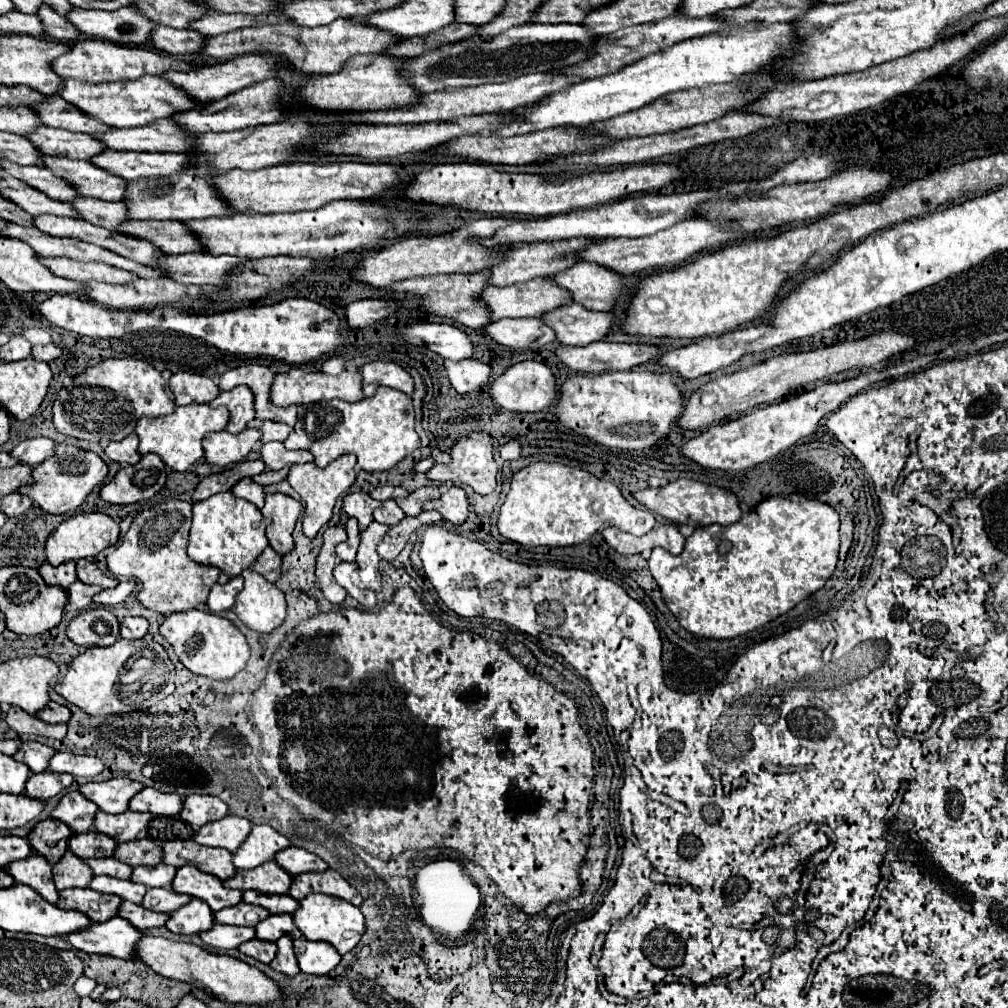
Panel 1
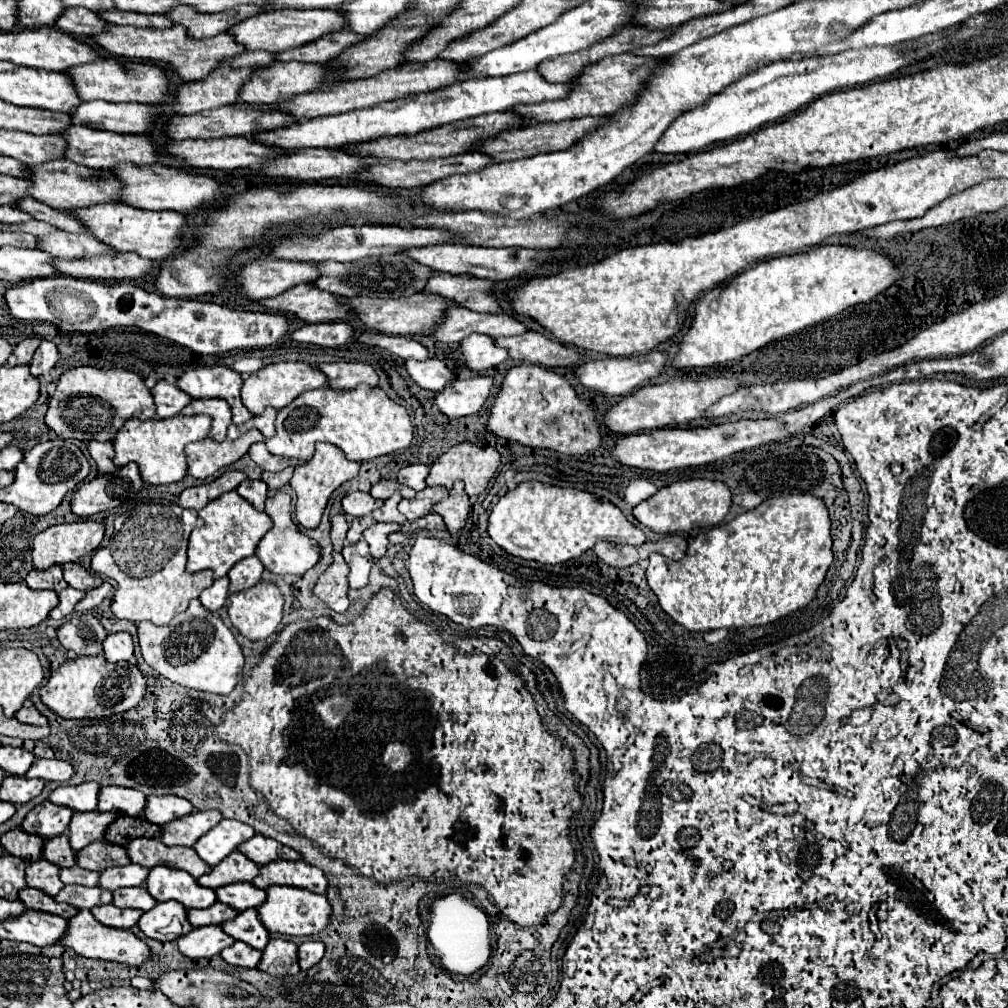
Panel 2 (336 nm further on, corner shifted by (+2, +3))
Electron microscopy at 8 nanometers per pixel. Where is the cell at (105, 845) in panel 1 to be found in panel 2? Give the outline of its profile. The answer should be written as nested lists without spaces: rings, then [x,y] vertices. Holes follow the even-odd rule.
[[[58,835],[54,839],[48,839],[44,843],[42,857],[58,867],[72,867],[76,863],[76,851],[70,847],[70,841],[66,835]]]

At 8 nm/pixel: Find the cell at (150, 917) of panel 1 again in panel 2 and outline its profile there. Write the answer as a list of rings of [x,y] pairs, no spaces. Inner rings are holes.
[[[112,903],[94,907],[90,911],[100,923],[104,923],[108,927],[116,927],[116,929],[130,929],[130,927],[134,927],[138,923],[138,919],[142,917],[142,913],[144,913],[140,909],[118,909]]]

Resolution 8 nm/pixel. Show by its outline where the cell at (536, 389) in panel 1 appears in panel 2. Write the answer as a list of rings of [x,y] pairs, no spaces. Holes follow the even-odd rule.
[[[490,375],[452,381],[450,385],[446,385],[444,391],[436,393],[434,403],[448,417],[474,415],[484,407],[486,399],[492,395],[492,389],[494,389],[494,377]]]

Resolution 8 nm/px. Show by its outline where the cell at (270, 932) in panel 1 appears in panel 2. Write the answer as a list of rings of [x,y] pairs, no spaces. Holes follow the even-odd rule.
[[[246,909],[246,911],[238,913],[238,917],[234,921],[226,921],[222,925],[222,929],[236,941],[244,941],[250,947],[260,949],[260,951],[266,949],[266,945],[270,941],[270,931],[264,929],[256,909]]]

